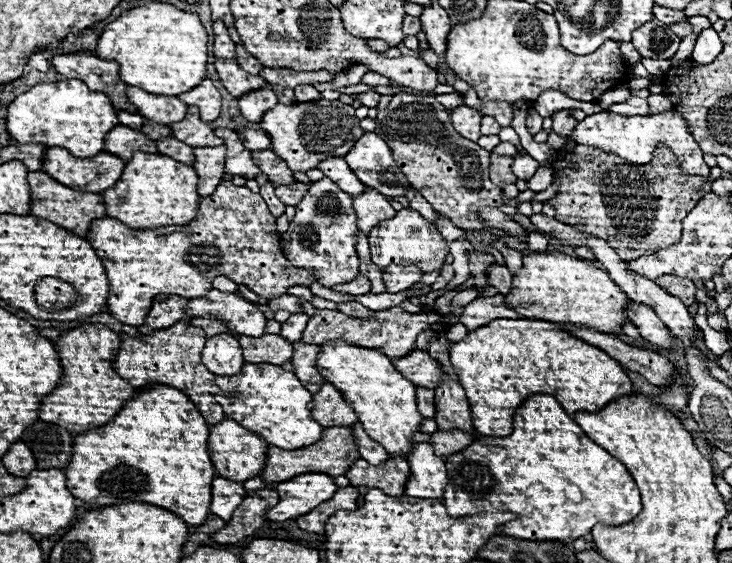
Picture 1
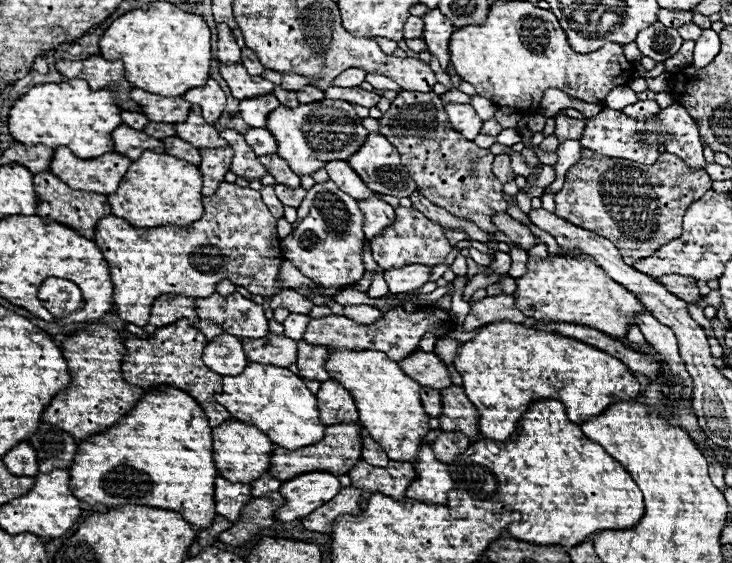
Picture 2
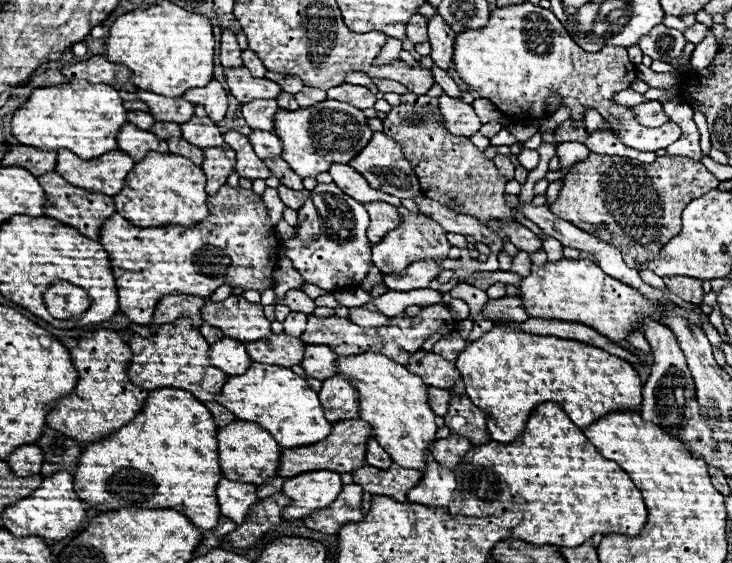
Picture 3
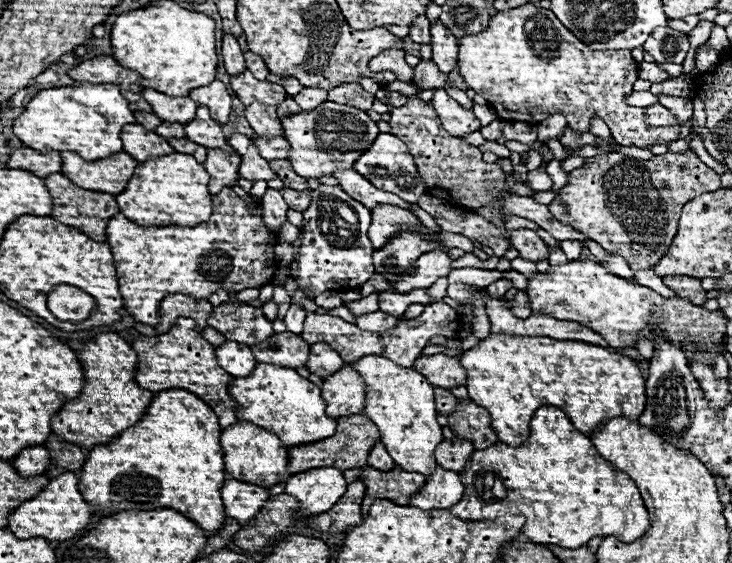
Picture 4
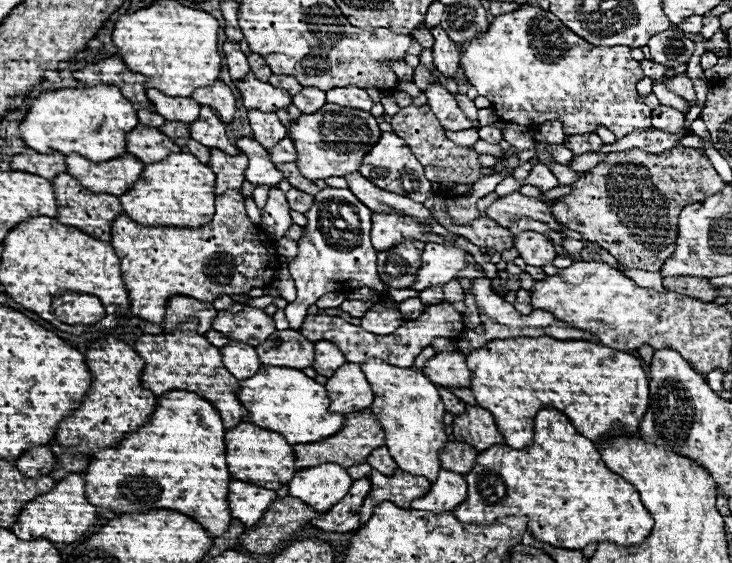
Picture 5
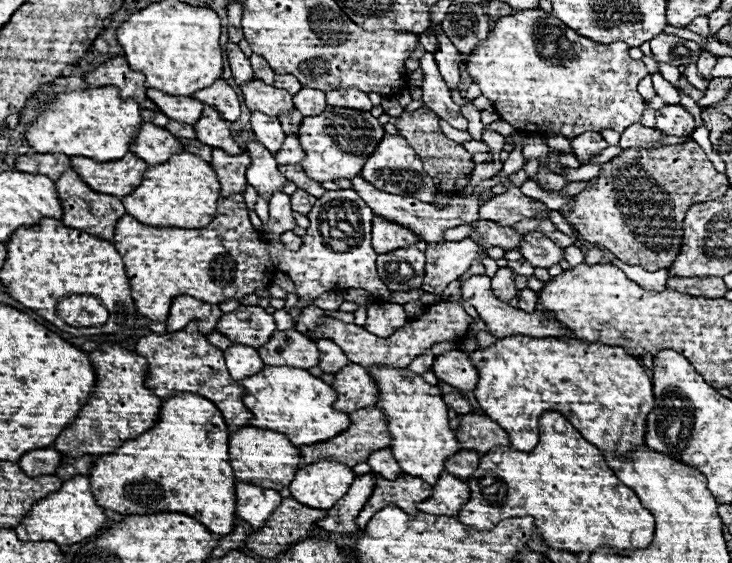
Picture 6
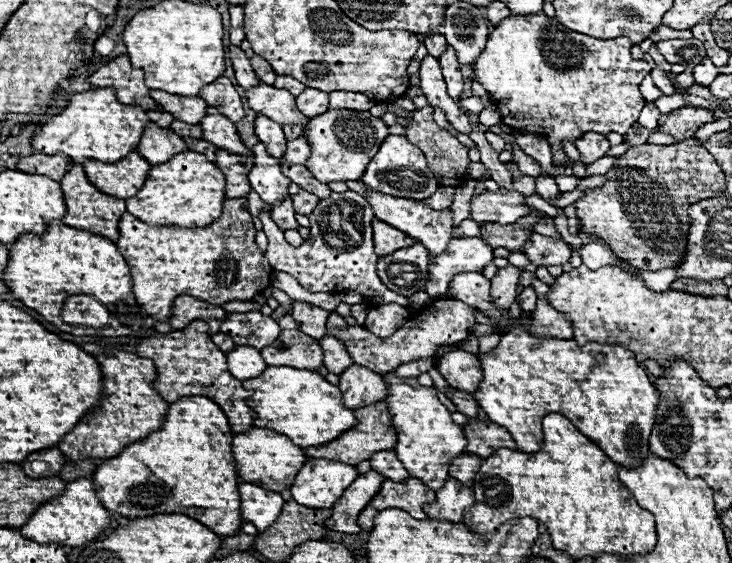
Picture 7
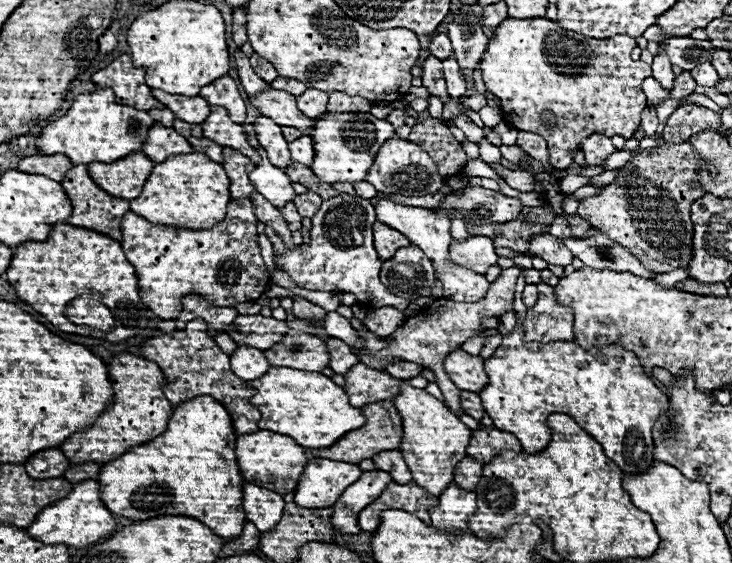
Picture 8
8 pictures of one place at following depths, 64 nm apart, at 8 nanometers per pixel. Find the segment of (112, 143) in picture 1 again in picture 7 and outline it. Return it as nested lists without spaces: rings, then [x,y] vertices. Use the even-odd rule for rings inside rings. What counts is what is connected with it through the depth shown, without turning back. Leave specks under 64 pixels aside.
[[[154,122],[146,126],[140,146],[136,148],[136,152],[140,152],[150,164],[162,164],[174,154],[180,154],[186,150],[188,146],[178,134],[174,134],[170,128],[160,128]]]

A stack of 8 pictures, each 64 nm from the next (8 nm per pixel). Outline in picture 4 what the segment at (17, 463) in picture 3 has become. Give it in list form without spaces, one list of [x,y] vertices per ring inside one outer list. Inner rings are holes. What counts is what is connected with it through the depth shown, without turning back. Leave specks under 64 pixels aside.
[[[32,446],[22,450],[22,454],[12,460],[12,464],[22,476],[38,476],[50,468],[50,456],[44,446]]]

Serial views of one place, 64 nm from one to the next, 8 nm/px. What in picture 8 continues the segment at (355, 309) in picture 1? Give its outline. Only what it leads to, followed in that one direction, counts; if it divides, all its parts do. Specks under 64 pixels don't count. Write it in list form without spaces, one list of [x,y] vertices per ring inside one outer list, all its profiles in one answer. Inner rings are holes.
[[[376,308],[376,310],[370,310],[368,316],[362,320],[364,326],[374,332],[376,336],[380,338],[386,338],[390,336],[394,330],[398,330],[402,324],[404,324],[404,312],[398,312],[396,308]]]

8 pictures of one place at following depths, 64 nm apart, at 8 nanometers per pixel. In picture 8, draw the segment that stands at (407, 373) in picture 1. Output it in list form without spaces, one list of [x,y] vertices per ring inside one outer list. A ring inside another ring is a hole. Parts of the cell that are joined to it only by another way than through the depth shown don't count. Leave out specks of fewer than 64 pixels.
[[[456,350],[448,354],[444,360],[444,370],[452,378],[460,390],[472,390],[482,392],[484,386],[488,386],[488,374],[484,370],[484,360],[480,356],[470,356],[464,350]]]

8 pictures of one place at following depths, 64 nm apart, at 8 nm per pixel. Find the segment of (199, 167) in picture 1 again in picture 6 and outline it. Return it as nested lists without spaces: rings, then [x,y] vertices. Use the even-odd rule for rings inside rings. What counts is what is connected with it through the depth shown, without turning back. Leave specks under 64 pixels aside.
[[[214,150],[212,152],[212,168],[218,174],[220,180],[220,196],[230,198],[232,194],[242,194],[248,186],[246,182],[246,170],[250,166],[250,156],[248,154],[238,154],[230,156],[224,154],[224,150]]]

